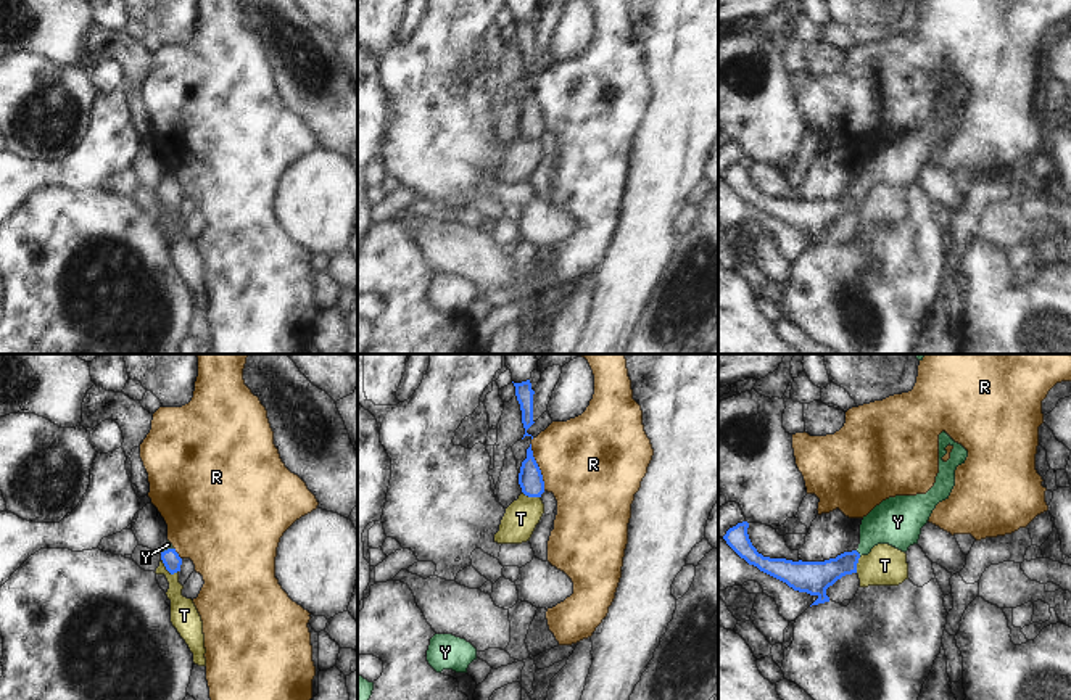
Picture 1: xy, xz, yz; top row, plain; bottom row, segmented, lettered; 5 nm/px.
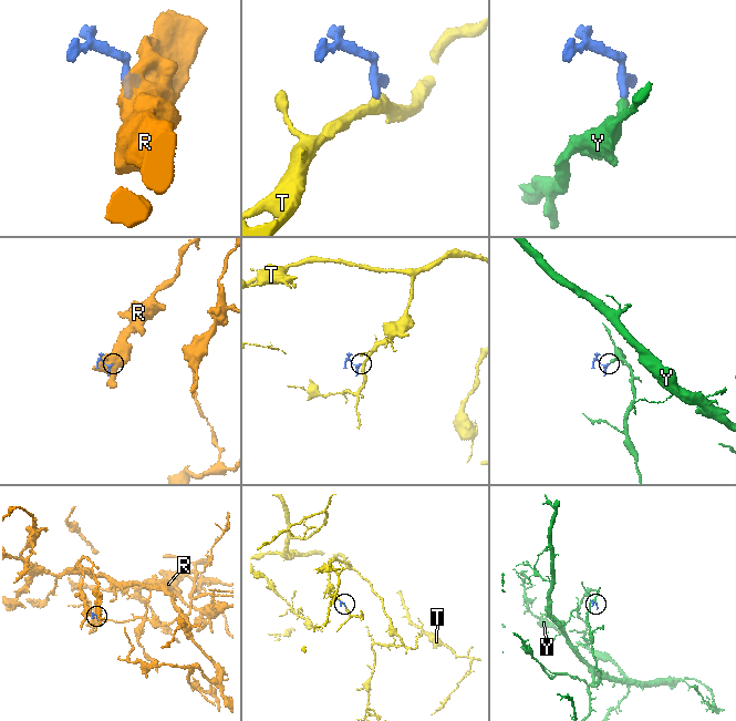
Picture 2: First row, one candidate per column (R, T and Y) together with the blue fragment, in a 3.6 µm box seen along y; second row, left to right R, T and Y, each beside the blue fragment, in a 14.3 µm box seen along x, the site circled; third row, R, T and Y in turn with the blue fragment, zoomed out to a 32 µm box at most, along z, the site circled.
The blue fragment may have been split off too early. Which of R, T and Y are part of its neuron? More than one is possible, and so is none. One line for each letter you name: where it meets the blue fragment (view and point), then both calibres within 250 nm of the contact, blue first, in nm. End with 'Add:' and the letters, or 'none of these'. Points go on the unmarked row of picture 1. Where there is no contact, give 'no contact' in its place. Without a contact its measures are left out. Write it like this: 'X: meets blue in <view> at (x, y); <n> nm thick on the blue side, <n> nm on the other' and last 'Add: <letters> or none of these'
Y: meets blue in yz at (859, 193); 160 nm thick on the blue side, 240 nm on the other
Add: Y

